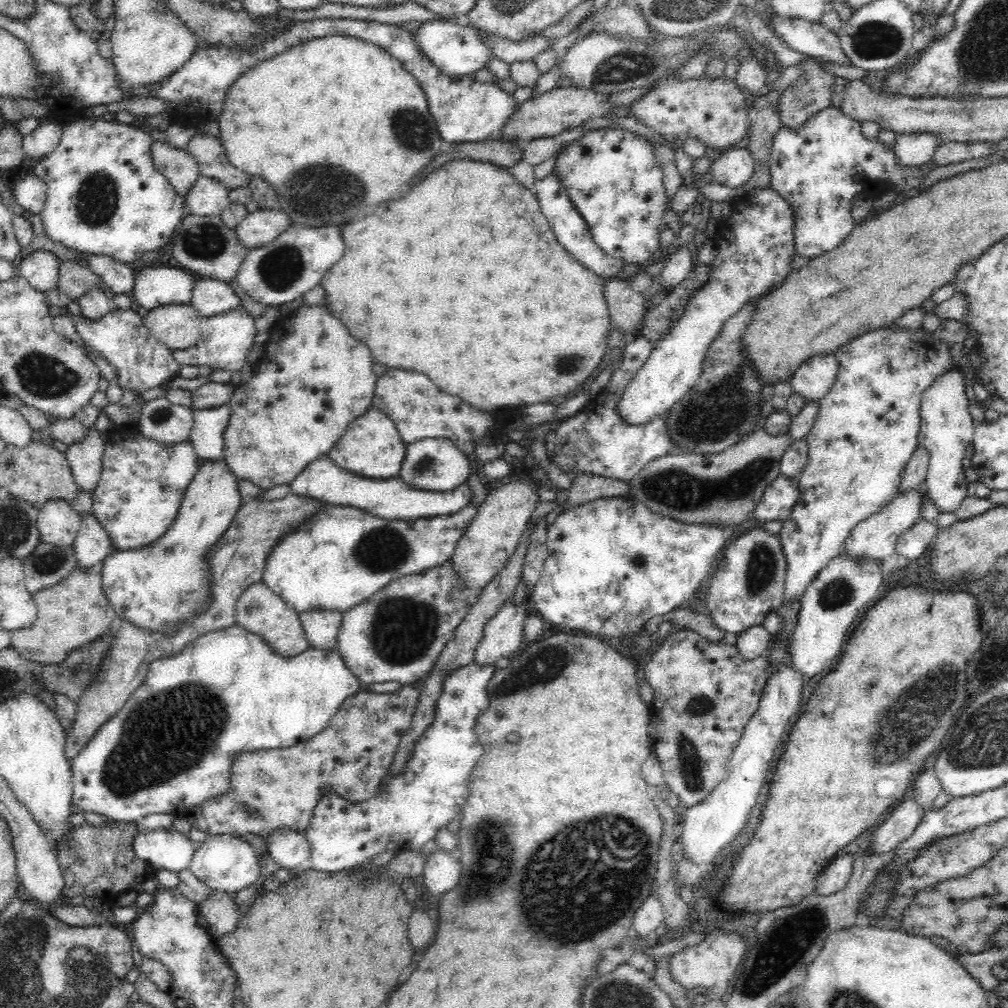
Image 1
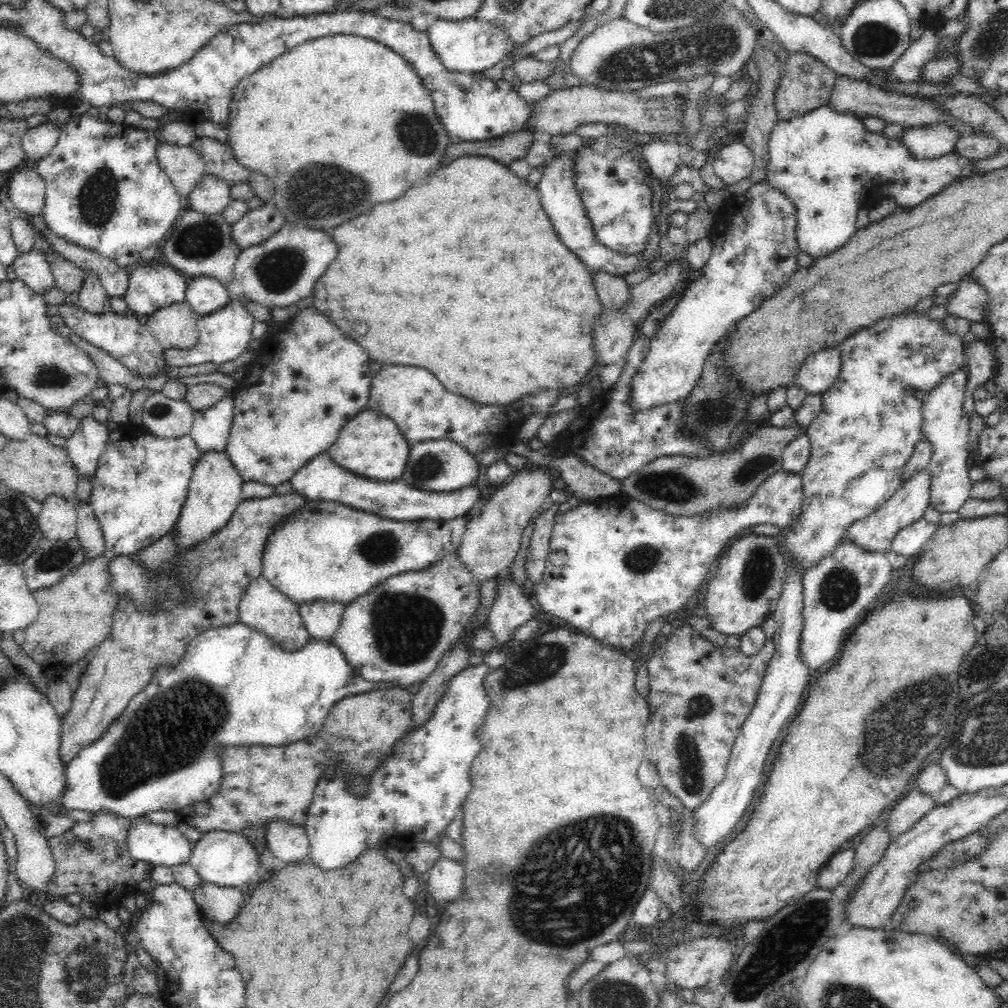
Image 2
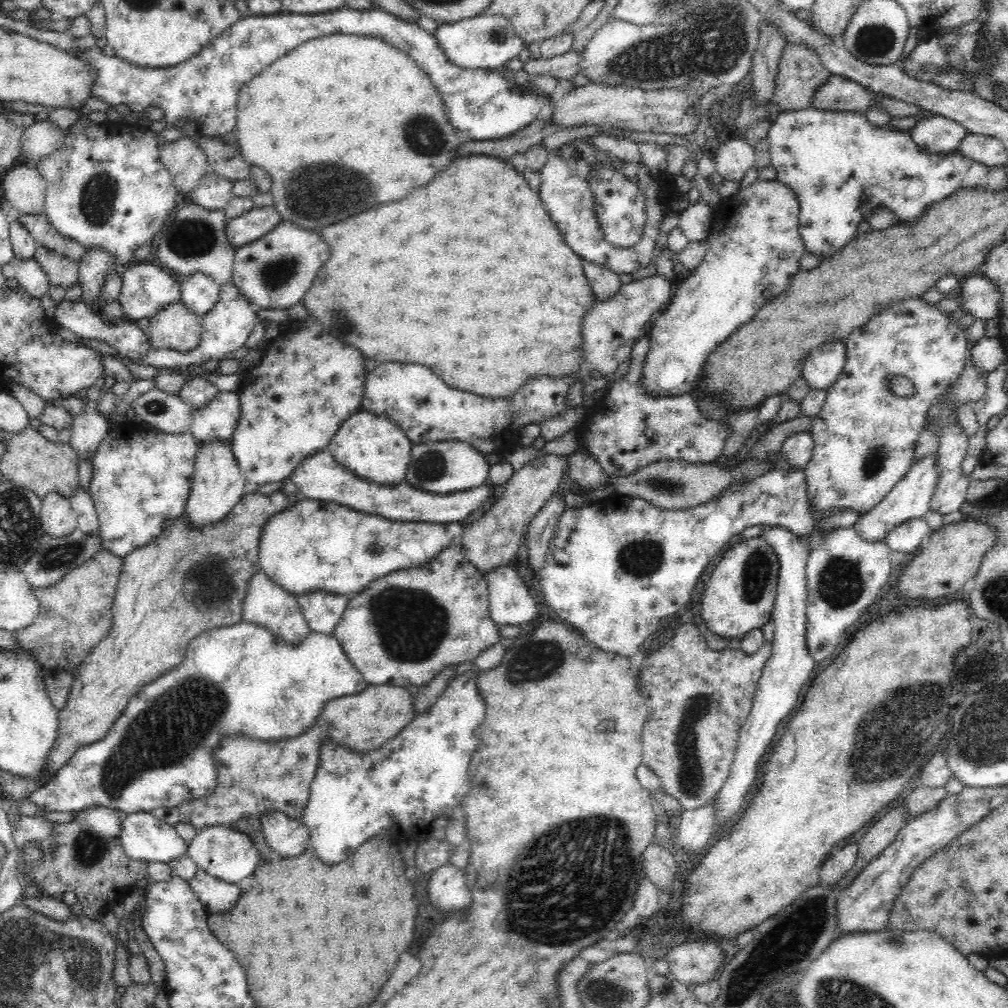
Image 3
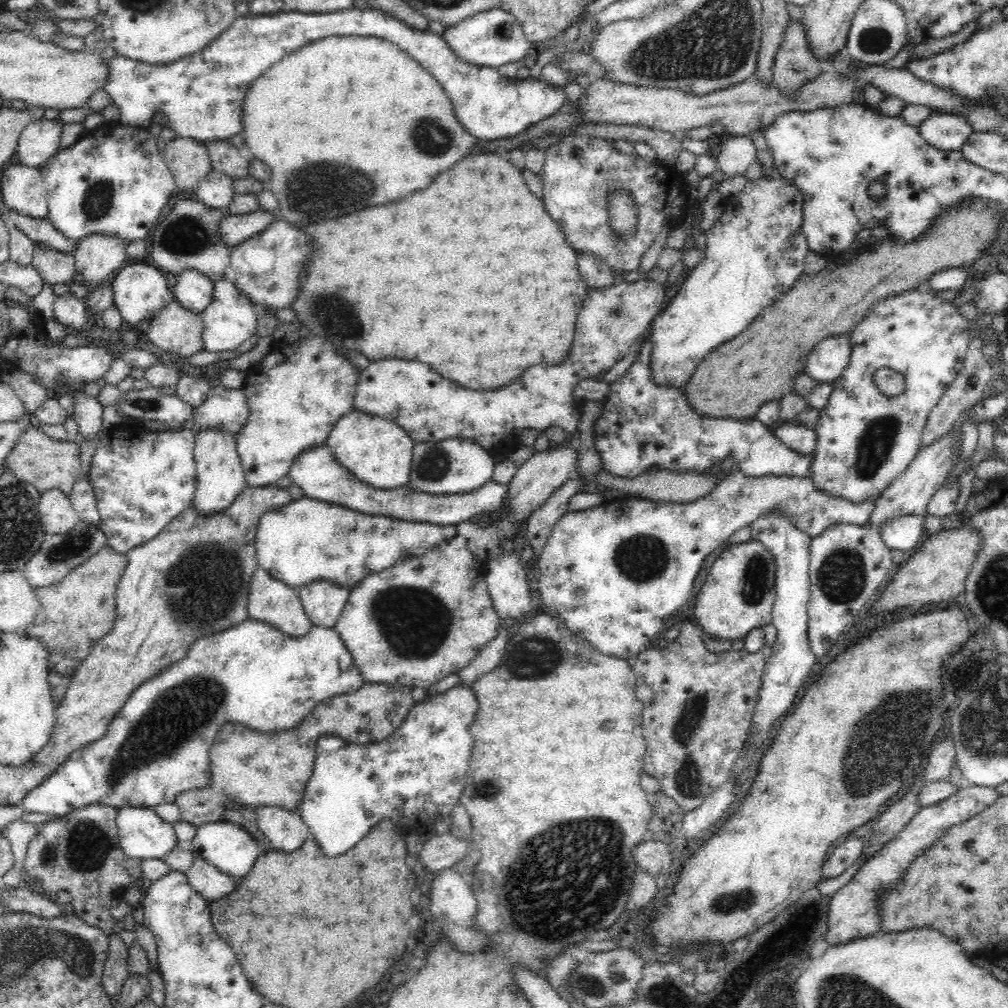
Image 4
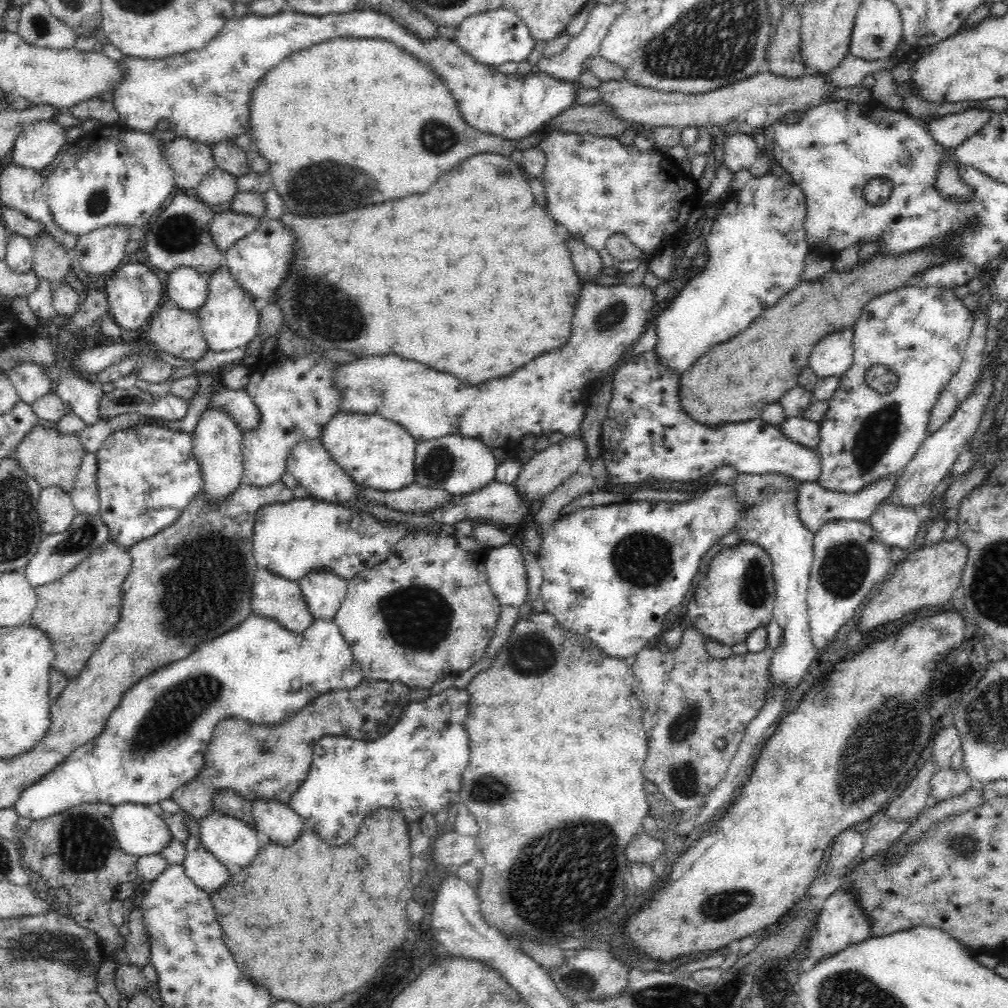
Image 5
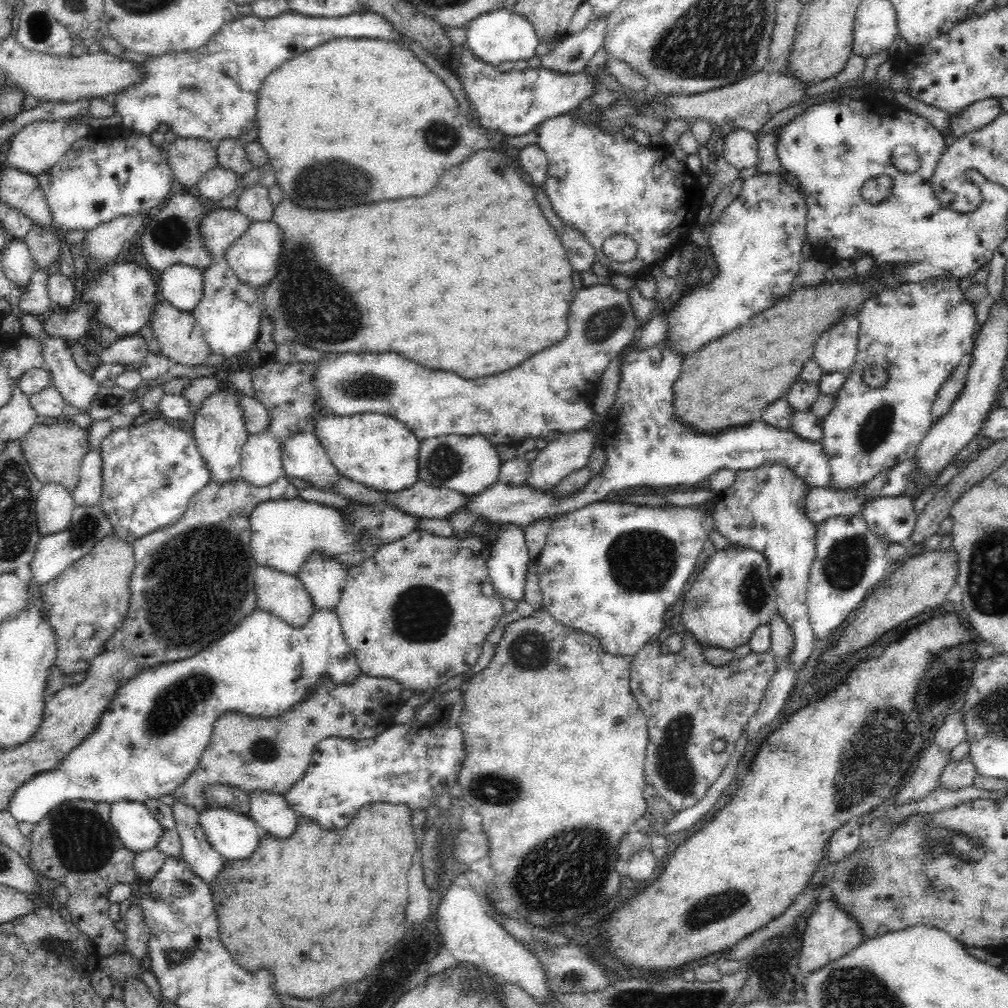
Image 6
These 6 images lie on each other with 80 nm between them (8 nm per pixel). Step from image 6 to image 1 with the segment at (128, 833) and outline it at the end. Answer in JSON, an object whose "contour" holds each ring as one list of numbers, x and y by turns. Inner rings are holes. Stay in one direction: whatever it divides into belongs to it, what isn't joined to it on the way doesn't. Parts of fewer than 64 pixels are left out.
{"contour":[[169,828,137,831,133,851,145,863,179,873,189,870,196,846,188,836]]}

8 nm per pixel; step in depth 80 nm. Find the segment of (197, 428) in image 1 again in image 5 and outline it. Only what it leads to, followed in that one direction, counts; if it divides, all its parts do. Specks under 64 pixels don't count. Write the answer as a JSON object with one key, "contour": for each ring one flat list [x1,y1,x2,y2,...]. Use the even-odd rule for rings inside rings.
{"contour":[[219,383,206,409,228,413,234,425,238,425,243,433,256,428,260,422,260,413,245,389,232,390]]}

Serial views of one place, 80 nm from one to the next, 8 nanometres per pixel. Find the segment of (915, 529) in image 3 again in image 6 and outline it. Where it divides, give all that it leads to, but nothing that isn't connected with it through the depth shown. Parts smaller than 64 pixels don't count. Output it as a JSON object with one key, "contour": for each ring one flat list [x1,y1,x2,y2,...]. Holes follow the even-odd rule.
{"contour":[[900,495,897,497,877,498,867,502,863,506,862,517,867,522,869,529,873,531,873,534,885,539,888,544,908,545,919,515,914,511,912,499]]}

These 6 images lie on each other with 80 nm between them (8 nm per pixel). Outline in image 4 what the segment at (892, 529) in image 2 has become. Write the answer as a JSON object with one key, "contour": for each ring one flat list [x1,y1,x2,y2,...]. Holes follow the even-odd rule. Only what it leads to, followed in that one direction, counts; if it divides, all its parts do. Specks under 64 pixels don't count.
{"contour":[[958,420,954,428,941,439,931,445,926,445,923,449,919,449,908,468,894,480,892,485,886,488,884,493,876,498,874,508,872,508,870,516,868,516,868,520,864,522,864,527,881,532,881,526,892,517,924,516,927,513,929,500,937,490,940,490,942,482,945,481,950,468,953,467,950,458,954,456,954,448,958,448,960,440,960,424]]}

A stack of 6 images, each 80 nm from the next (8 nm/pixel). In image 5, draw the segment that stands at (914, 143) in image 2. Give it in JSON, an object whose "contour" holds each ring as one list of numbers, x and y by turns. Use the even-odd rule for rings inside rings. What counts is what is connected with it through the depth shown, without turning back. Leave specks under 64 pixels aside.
{"contour":[[966,110,960,114,950,114,944,117,935,117,935,120,927,121,926,129,929,131,929,136,938,142,938,145,946,150,955,149,963,144,968,138,977,134,994,116,993,113,987,110]]}

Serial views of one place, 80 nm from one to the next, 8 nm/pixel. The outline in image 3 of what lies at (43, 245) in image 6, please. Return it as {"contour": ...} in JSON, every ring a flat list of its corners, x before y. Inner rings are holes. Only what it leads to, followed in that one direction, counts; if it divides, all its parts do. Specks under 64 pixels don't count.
{"contour":[[39,246,34,256,52,285,60,286,67,291,79,284,79,264,76,261]]}

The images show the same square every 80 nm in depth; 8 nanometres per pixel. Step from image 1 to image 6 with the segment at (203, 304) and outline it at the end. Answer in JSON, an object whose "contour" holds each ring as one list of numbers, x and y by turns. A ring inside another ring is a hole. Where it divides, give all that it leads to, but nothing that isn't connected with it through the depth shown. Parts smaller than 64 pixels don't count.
{"contour":[[175,264,163,271,162,294,178,310,192,312,203,297,203,270]]}

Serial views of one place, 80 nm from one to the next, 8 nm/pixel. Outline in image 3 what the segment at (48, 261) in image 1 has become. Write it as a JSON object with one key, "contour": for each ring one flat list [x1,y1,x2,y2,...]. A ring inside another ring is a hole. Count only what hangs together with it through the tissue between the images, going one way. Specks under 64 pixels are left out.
{"contour":[[35,256,28,258,28,260,20,260,14,257,2,267,2,274,5,278,18,280,18,285,34,298,41,299,48,293,52,285]]}

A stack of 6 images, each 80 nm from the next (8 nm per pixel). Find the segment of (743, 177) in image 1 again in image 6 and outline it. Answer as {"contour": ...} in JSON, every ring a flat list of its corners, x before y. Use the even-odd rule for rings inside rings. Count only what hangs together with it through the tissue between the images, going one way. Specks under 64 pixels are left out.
{"contour":[[734,130,724,137,722,157,738,171,757,164,758,135,746,130]]}

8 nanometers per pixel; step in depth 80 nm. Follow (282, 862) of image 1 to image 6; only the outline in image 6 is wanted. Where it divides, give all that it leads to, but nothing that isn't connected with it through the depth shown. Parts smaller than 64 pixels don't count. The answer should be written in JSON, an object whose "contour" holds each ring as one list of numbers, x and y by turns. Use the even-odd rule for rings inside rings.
{"contour":[[254,791,249,794,250,812,261,832,278,839,287,839,298,828,299,816,282,795]]}

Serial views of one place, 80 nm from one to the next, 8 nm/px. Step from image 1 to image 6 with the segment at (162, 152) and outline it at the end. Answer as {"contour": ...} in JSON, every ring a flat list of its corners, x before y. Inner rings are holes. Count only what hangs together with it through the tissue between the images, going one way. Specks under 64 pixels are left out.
{"contour":[[180,137,168,147,167,162,176,187,197,186,204,173,217,167,216,149,204,139]]}

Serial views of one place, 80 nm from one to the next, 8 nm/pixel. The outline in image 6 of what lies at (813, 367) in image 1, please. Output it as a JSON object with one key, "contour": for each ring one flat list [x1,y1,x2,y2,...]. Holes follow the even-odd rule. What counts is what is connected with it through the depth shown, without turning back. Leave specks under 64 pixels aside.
{"contour":[[844,317,816,341,812,359,818,363,823,374,846,373,854,364,857,342,858,317]]}

